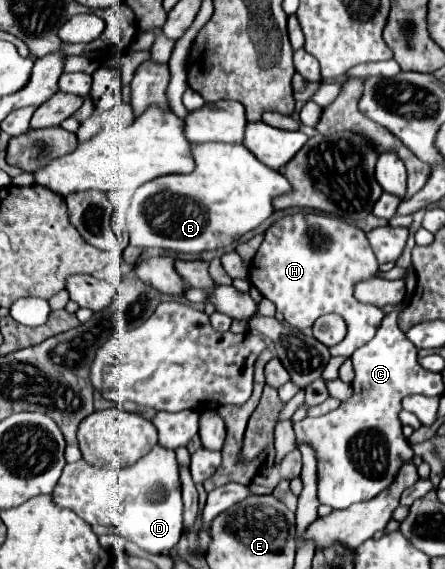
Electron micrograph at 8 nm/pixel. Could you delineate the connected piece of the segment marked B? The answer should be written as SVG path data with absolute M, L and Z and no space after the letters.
M202 142L202 144L192 144L190 150L196 162L190 174L170 174L170 176L154 178L142 184L132 196L126 214L126 226L128 226L132 246L156 246L164 250L190 252L190 254L226 248L238 238L242 238L246 232L260 226L274 212L272 198L292 190L290 182L278 170L264 166L242 144Z

